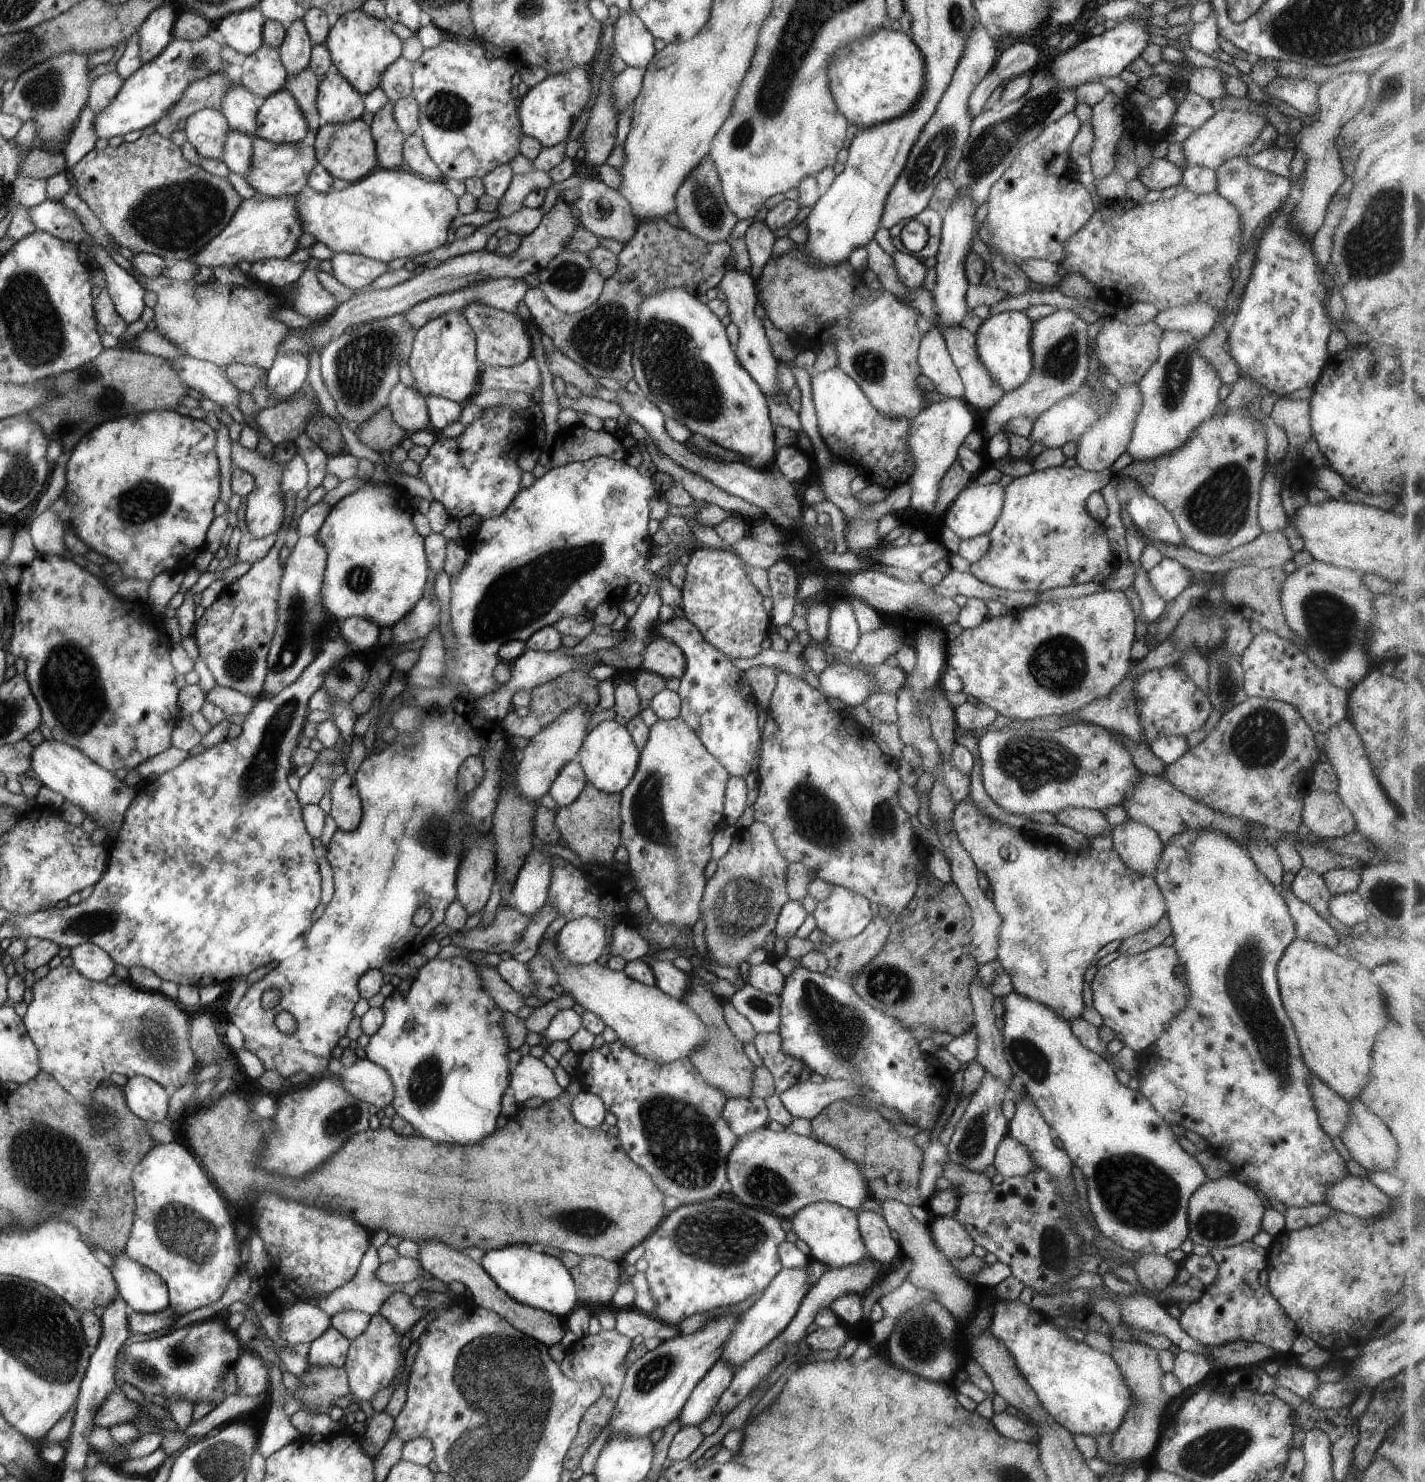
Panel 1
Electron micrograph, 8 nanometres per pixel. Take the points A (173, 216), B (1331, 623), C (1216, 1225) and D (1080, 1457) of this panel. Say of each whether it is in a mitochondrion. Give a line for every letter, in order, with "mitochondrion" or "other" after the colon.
A: mitochondrion
B: mitochondrion
C: mitochondrion
D: other

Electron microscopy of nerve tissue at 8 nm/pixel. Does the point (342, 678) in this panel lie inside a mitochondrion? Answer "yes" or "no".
yes

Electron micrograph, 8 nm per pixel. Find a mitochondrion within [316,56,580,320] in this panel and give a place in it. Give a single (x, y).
(447, 111)

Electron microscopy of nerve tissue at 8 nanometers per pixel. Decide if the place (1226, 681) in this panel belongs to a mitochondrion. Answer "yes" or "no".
yes

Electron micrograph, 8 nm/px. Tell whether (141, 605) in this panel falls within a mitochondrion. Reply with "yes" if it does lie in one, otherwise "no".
no

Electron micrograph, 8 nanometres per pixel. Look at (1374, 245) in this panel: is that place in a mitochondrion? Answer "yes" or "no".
yes

